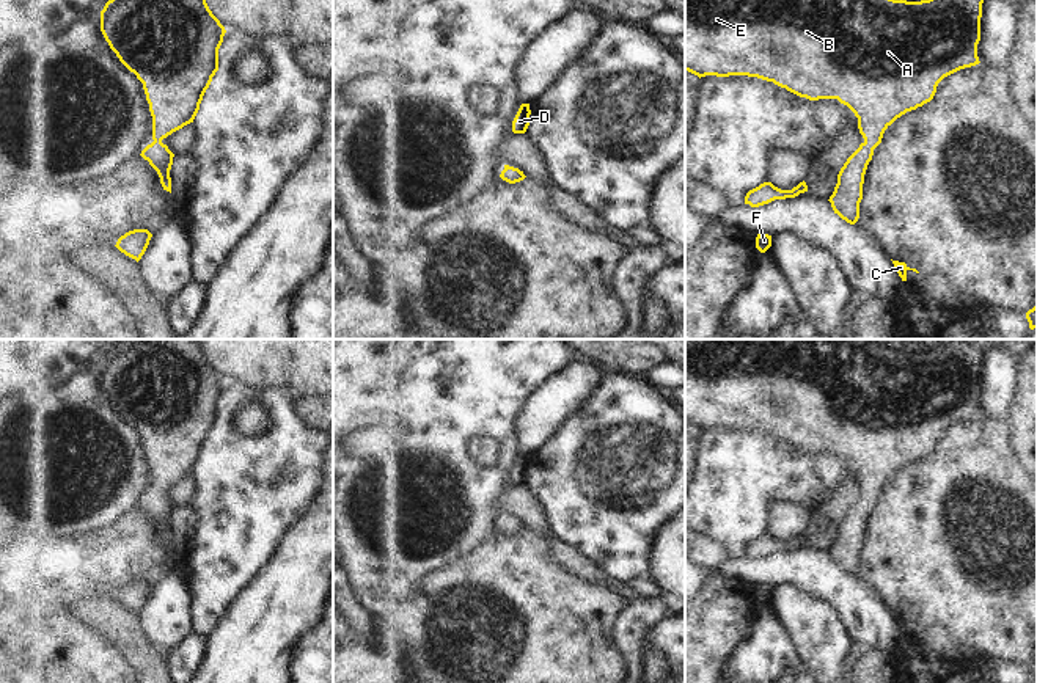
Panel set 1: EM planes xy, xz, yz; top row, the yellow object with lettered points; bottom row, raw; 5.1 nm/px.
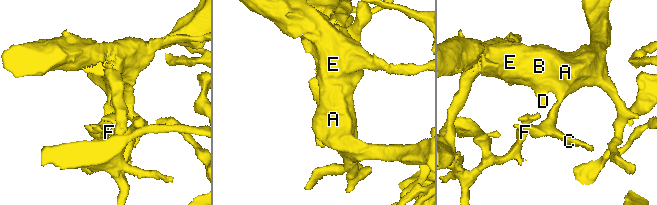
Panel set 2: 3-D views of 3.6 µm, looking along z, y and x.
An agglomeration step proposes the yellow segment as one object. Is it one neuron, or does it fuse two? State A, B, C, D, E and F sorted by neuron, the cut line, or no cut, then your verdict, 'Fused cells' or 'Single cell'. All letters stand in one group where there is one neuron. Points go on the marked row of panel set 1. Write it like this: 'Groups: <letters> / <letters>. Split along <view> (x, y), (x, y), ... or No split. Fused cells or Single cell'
Groups: A B C D E F. No split. Single cell

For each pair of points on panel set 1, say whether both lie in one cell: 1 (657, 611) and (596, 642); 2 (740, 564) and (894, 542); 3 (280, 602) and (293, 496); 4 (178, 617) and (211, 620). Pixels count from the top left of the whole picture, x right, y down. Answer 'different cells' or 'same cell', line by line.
1: different cells
2: different cells
3: different cells
4: different cells

